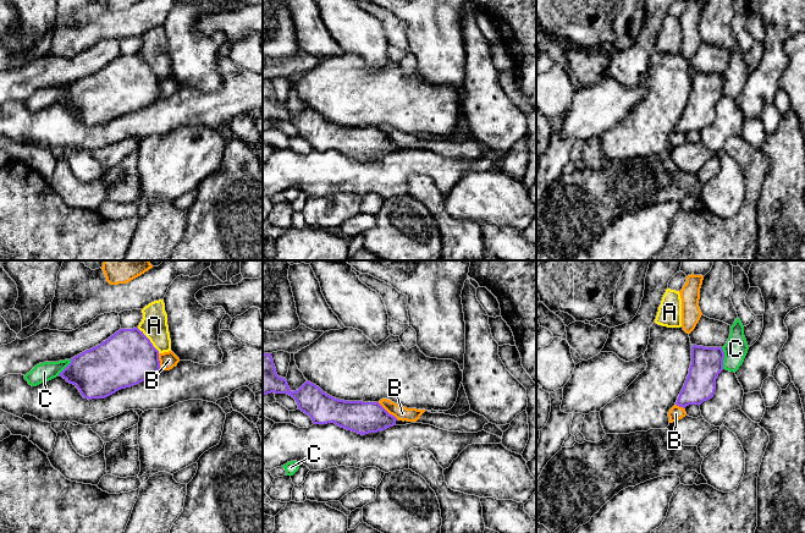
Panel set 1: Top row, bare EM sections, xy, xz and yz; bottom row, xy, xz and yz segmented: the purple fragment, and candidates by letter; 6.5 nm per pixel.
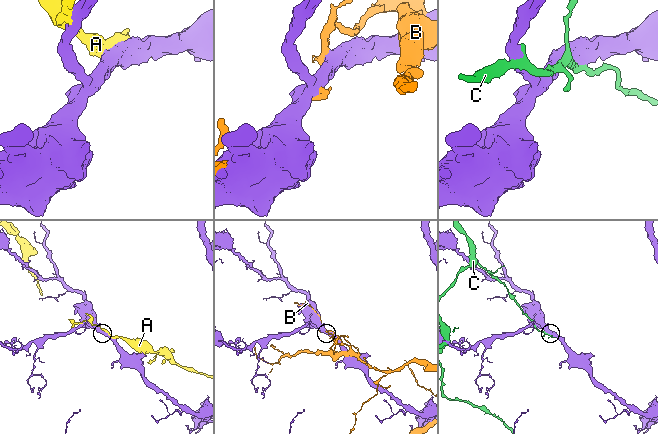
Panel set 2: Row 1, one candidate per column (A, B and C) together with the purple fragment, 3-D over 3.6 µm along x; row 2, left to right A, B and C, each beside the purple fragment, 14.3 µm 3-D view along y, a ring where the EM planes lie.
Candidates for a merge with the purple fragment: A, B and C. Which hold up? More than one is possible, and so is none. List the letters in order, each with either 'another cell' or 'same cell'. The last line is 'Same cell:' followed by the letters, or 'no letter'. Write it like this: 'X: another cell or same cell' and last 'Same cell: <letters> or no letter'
A: another cell
B: another cell
C: another cell
Same cell: no letter

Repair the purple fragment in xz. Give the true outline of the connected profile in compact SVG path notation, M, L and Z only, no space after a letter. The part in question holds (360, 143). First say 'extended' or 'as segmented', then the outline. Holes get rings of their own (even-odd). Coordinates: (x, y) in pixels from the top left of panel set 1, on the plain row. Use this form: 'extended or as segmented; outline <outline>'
as segmented; outline M264 79L263 121L271 119L292 122L298 134L308 141L314 150L335 149L362 161L385 156L396 152L397 147L379 128L338 126L308 106L292 117L287 106L277 101L271 79Z

